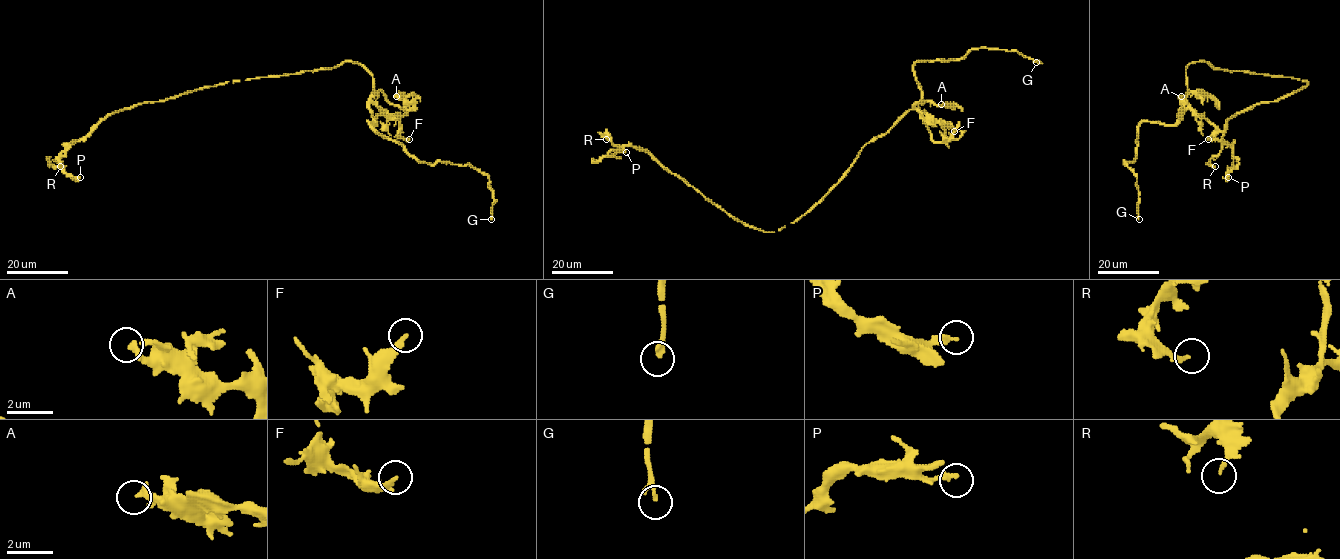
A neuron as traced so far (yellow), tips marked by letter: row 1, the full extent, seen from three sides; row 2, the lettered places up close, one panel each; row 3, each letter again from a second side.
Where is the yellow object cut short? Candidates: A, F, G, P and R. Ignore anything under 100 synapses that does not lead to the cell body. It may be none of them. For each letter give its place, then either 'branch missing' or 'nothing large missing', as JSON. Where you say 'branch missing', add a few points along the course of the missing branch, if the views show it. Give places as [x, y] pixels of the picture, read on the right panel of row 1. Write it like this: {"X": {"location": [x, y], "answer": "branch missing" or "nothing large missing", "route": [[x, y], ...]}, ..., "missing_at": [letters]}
{"A": {"location": [1181, 96], "answer": "nothing large missing"}, "F": {"location": [1208, 139], "answer": "nothing large missing"}, "G": {"location": [1139, 219], "answer": "nothing large missing"}, "P": {"location": [1228, 177], "answer": "nothing large missing"}, "R": {"location": [1215, 166], "answer": "nothing large missing"}, "missing_at": []}

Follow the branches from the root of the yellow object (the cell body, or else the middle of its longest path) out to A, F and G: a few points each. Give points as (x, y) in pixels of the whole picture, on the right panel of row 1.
A: (1233, 71), (1214, 68), (1204, 61), (1191, 63), (1185, 70), (1188, 95), (1178, 115), (1182, 119), (1181, 96)
F: (1233, 71), (1214, 68), (1204, 61), (1191, 63), (1185, 70), (1188, 106), (1217, 130), (1213, 139), (1208, 139)
G: (1233, 71), (1191, 63), (1178, 119), (1173, 125), (1139, 125), (1136, 158), (1124, 164), (1136, 176), (1139, 219)

